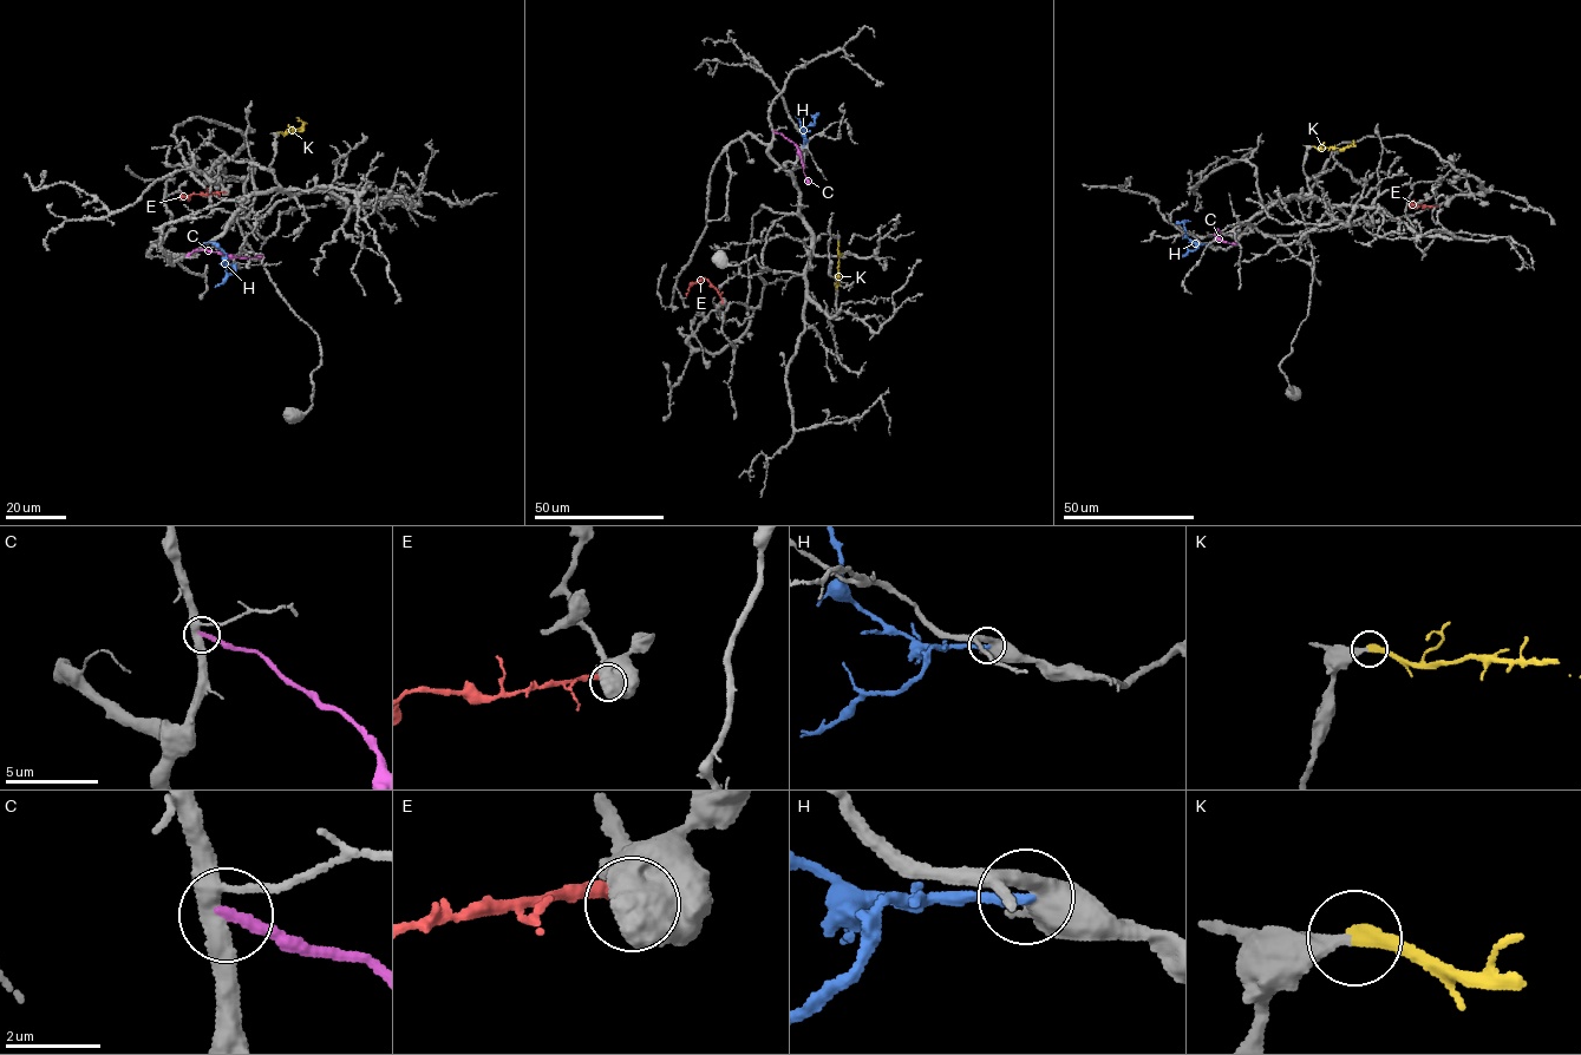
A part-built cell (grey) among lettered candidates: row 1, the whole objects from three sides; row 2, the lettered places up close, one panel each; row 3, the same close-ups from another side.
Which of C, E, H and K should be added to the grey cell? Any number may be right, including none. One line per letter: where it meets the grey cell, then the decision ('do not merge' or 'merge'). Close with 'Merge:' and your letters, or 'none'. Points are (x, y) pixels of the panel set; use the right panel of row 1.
C: (1219, 234) | do not merge
E: (1418, 205) | do not merge
H: (1207, 244) | do not merge
K: (1312, 146) | merge
Merge: K

